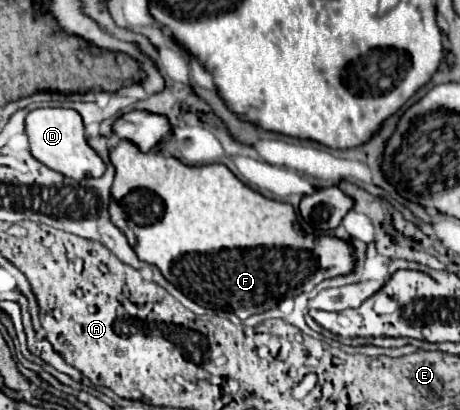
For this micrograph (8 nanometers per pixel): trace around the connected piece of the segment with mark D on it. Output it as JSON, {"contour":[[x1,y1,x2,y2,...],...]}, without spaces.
{"contour":[[48,107,30,111,26,117,26,133,30,137,30,151,32,155,48,165,50,169,68,175,76,181,86,177,102,177,106,171,106,163,102,157,90,147,84,133,84,121,78,111,64,109,64,107]]}

